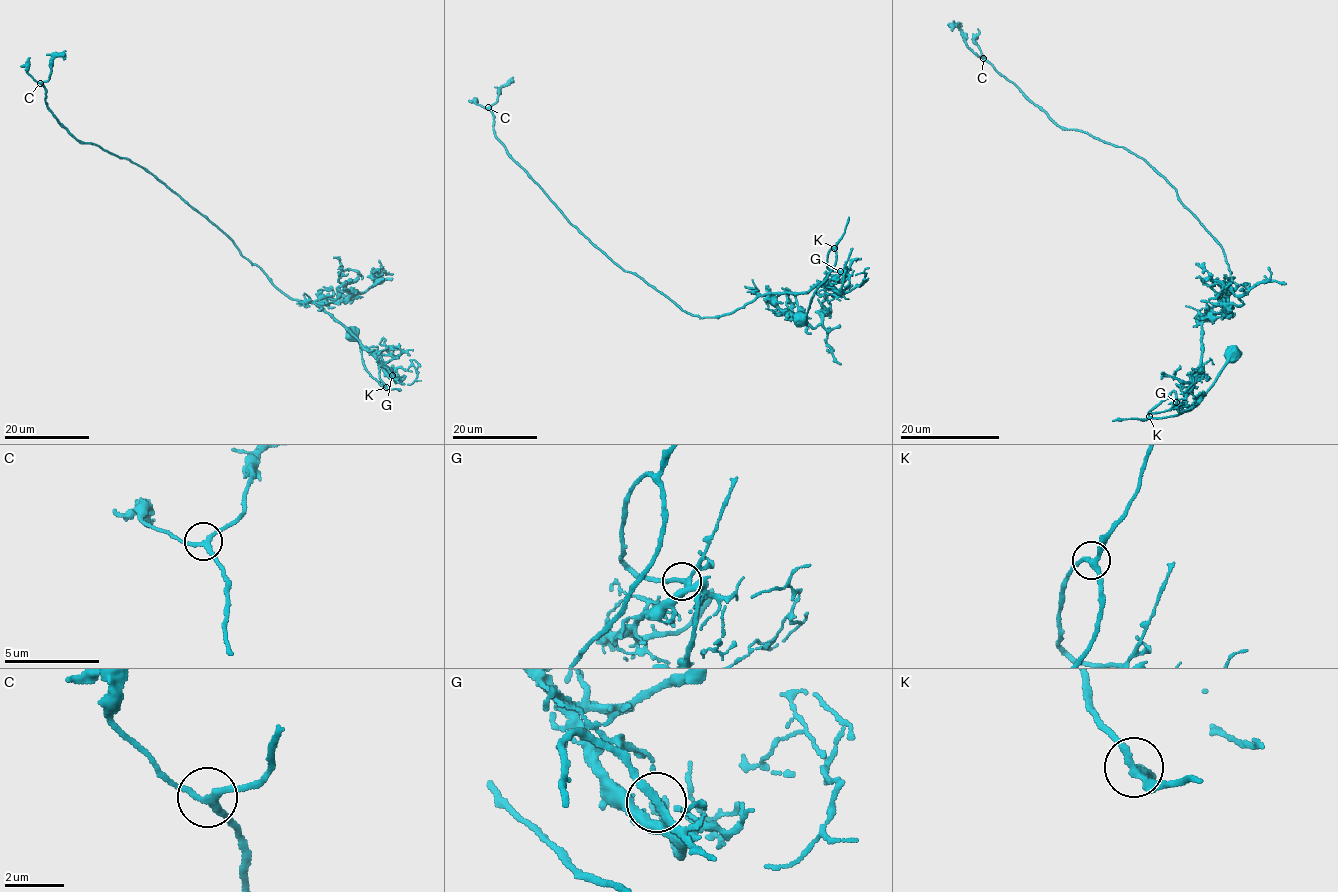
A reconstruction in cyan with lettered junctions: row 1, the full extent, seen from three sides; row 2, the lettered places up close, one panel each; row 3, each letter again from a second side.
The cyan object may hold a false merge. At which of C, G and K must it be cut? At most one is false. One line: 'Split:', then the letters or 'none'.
Split: none

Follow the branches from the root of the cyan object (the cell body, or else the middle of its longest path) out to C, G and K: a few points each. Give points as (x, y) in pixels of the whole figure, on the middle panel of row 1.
C: (803, 319), (834, 248), (826, 267), (840, 273), (809, 291), (687, 313), (569, 221), (495, 135), (488, 107)
G: (803, 319), (814, 291), (834, 266), (836, 250), (832, 248), (826, 267), (840, 271)
K: (803, 319), (814, 291), (834, 266), (834, 248)

